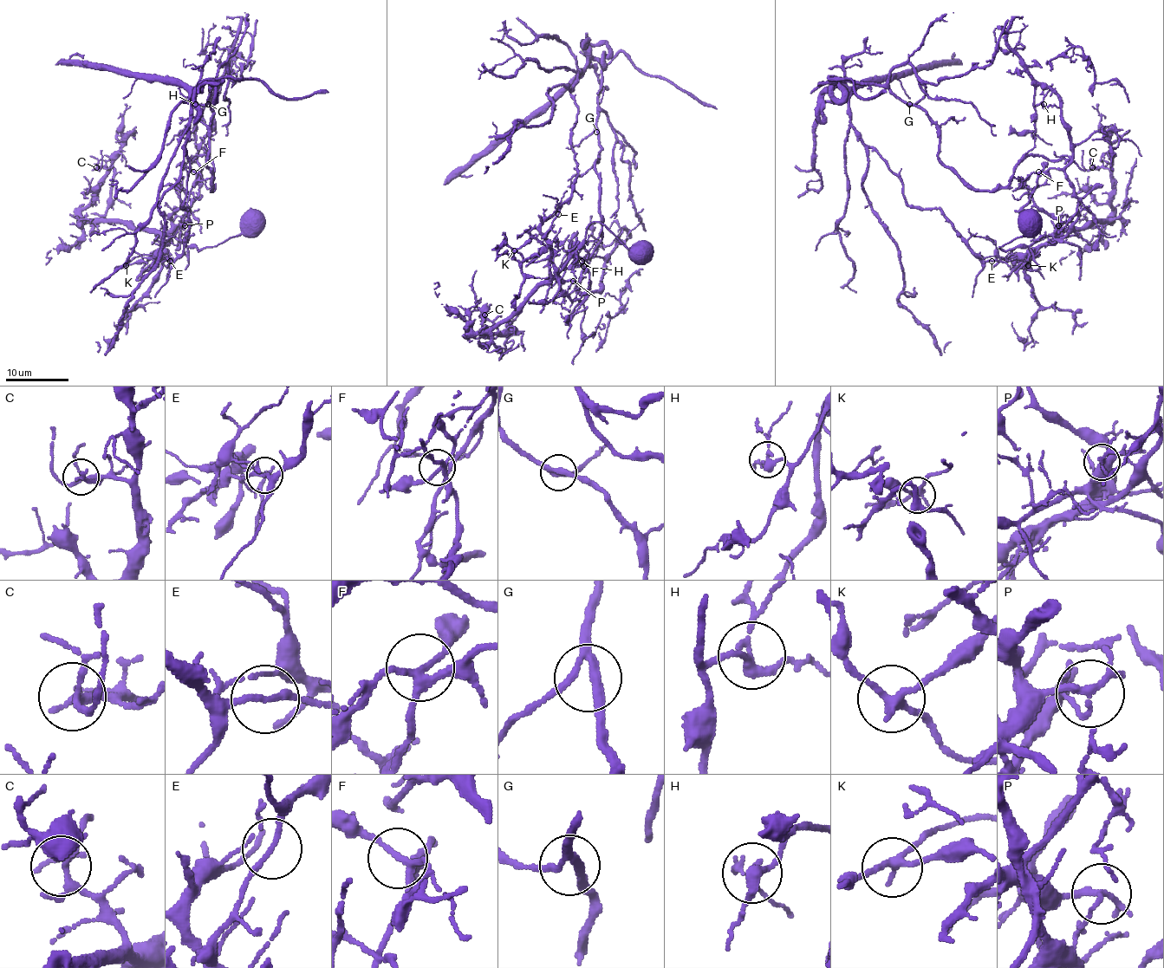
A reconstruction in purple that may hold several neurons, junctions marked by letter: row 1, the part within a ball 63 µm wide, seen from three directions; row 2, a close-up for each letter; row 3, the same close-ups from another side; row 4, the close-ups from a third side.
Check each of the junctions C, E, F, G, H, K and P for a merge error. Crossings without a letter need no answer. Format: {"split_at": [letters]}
{"split_at": ["E", "P"]}

